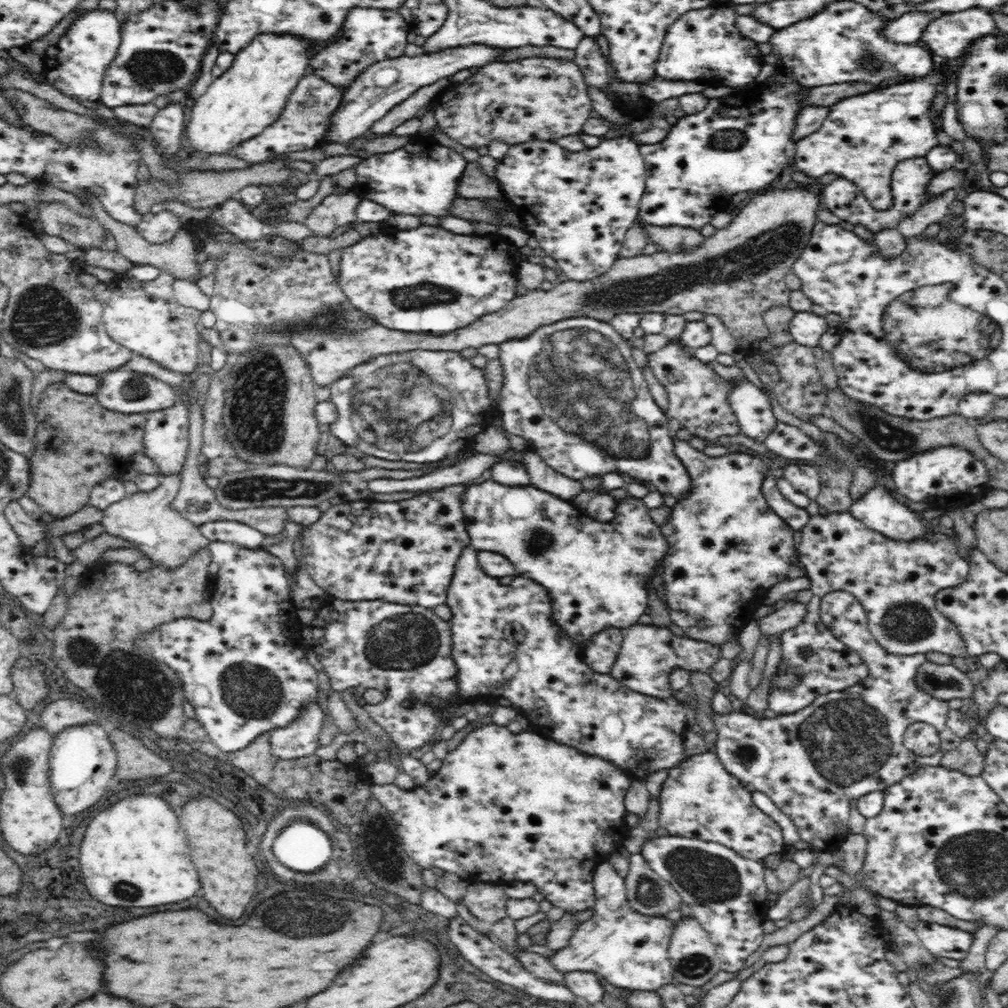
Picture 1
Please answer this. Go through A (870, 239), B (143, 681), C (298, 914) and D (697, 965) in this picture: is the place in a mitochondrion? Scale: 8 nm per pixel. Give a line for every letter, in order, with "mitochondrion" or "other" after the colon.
A: other
B: mitochondrion
C: mitochondrion
D: mitochondrion

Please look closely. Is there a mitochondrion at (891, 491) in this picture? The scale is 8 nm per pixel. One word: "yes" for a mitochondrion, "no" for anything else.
no

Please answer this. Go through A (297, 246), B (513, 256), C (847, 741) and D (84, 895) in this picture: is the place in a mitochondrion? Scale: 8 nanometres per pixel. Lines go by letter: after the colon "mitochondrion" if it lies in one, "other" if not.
A: other
B: other
C: mitochondrion
D: other

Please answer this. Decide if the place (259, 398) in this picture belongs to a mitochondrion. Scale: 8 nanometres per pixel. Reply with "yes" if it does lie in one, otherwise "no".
yes

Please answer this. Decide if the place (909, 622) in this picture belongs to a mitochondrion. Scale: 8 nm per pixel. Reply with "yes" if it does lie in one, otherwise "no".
yes

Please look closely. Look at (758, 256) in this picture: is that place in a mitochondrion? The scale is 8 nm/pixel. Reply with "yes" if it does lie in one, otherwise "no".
yes

